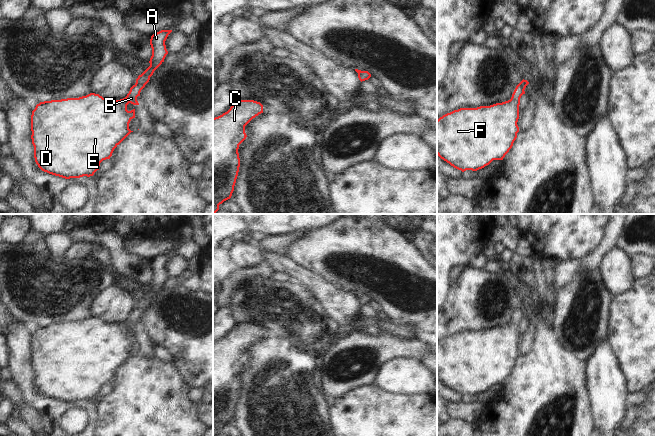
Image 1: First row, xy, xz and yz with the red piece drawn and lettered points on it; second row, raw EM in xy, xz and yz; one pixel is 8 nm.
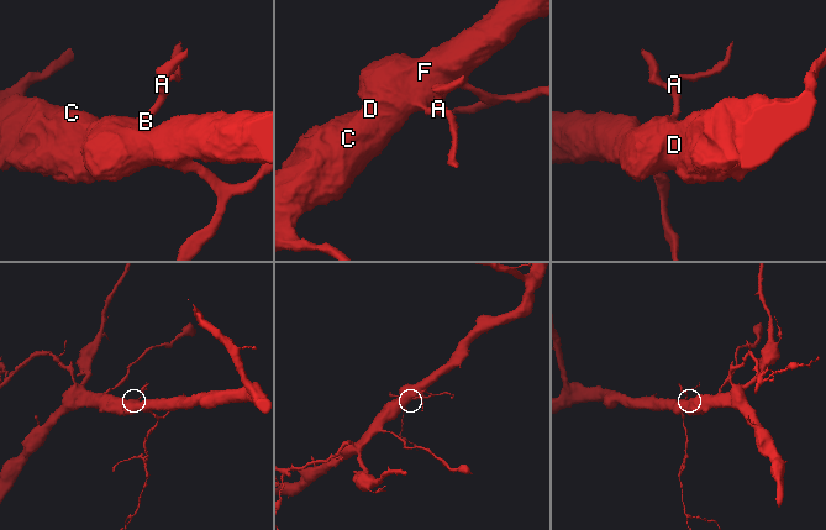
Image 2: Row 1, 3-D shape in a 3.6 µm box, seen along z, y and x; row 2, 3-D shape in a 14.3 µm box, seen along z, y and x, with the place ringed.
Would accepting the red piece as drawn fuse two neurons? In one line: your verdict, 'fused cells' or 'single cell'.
single cell

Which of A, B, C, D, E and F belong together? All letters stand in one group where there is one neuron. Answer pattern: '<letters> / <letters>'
A B C D E F

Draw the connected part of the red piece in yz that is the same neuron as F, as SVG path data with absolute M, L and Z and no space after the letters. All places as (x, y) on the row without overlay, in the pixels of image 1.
M522 304L510 324L490 330L460 332L437 344L437 379L454 392L477 395L493 384L503 384L517 362L520 322L529 308Z

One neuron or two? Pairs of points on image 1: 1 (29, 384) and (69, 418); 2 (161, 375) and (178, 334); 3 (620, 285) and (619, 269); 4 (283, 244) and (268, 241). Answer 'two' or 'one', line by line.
1: two
2: two
3: one
4: one

